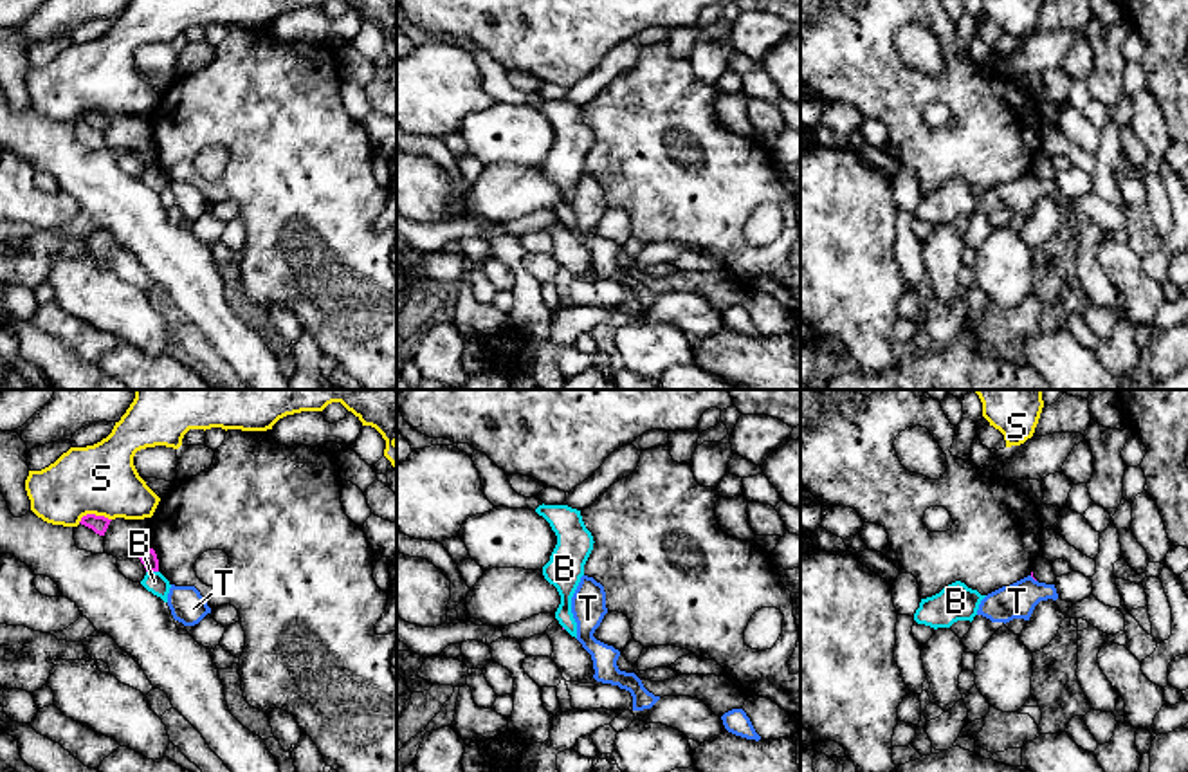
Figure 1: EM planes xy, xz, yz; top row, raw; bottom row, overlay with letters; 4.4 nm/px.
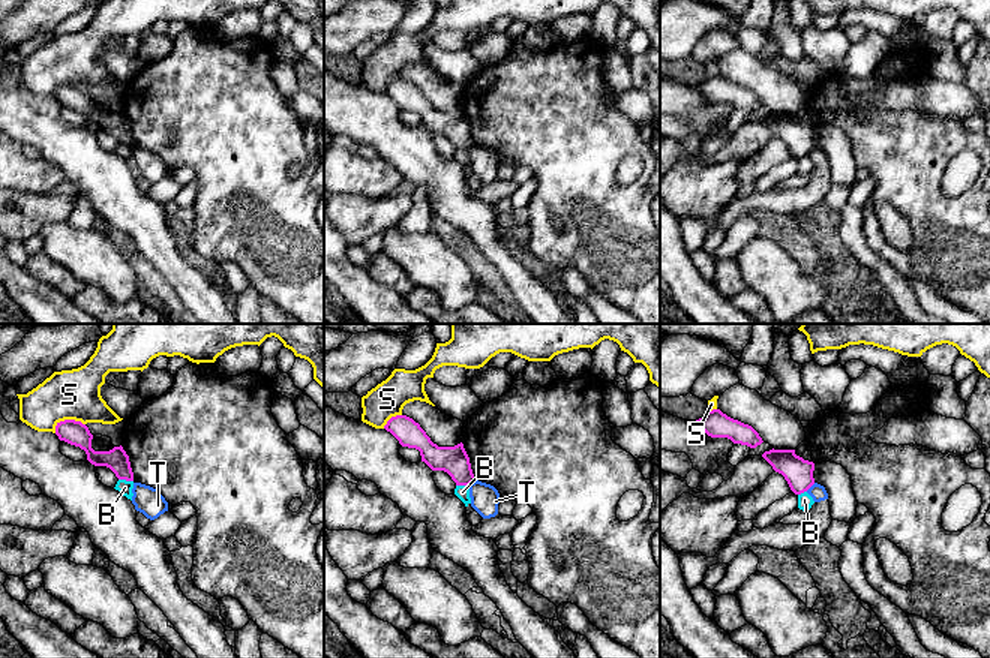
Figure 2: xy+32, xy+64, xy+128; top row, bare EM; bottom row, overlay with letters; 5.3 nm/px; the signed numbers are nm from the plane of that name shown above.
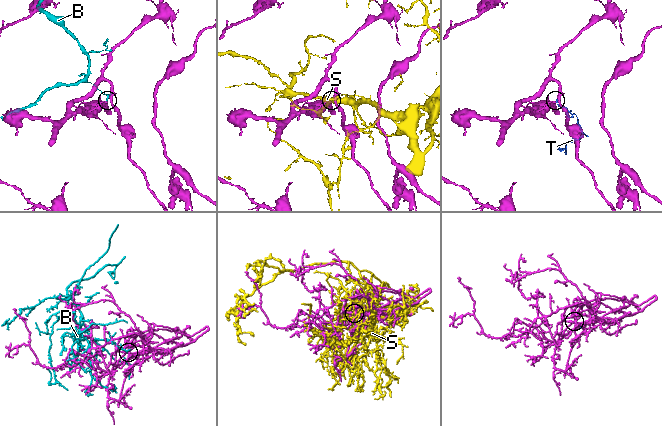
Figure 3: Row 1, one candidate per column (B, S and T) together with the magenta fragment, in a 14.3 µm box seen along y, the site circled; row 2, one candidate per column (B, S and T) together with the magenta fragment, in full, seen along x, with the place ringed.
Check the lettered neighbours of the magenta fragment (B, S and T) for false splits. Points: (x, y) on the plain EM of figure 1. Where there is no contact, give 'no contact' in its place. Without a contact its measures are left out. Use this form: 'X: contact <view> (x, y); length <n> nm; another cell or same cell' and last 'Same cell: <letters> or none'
B: contact xy (152, 166); length 60 nm; another cell
S: contact xy (94, 110); length 150 nm; another cell
T: contact yz (1033, 174); length 40 nm; another cell
Same cell: none

